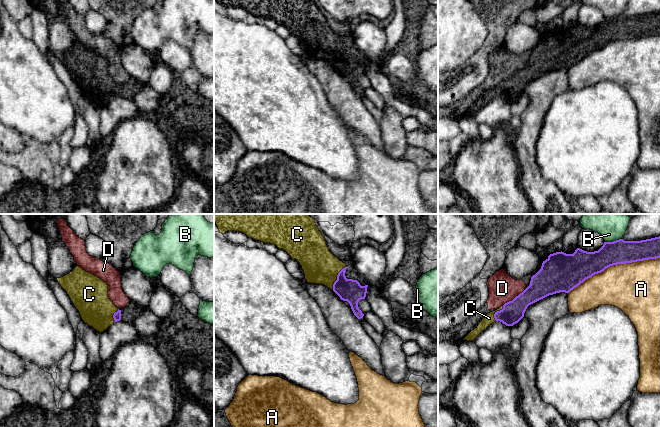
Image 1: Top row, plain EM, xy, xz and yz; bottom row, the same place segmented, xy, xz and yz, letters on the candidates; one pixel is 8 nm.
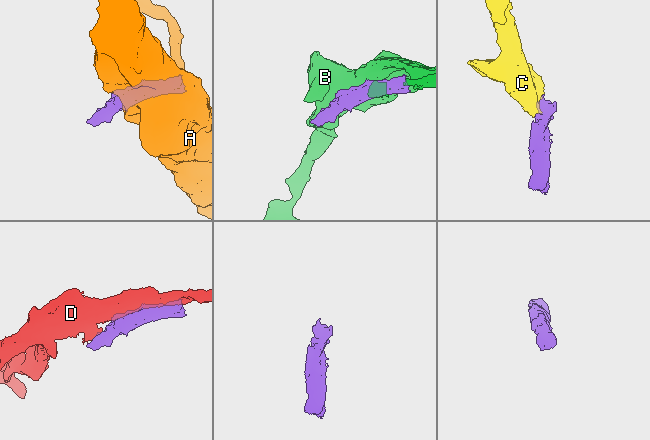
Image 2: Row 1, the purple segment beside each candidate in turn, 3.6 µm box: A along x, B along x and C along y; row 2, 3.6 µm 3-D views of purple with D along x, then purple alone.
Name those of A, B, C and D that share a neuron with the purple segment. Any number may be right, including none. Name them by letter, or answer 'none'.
C

